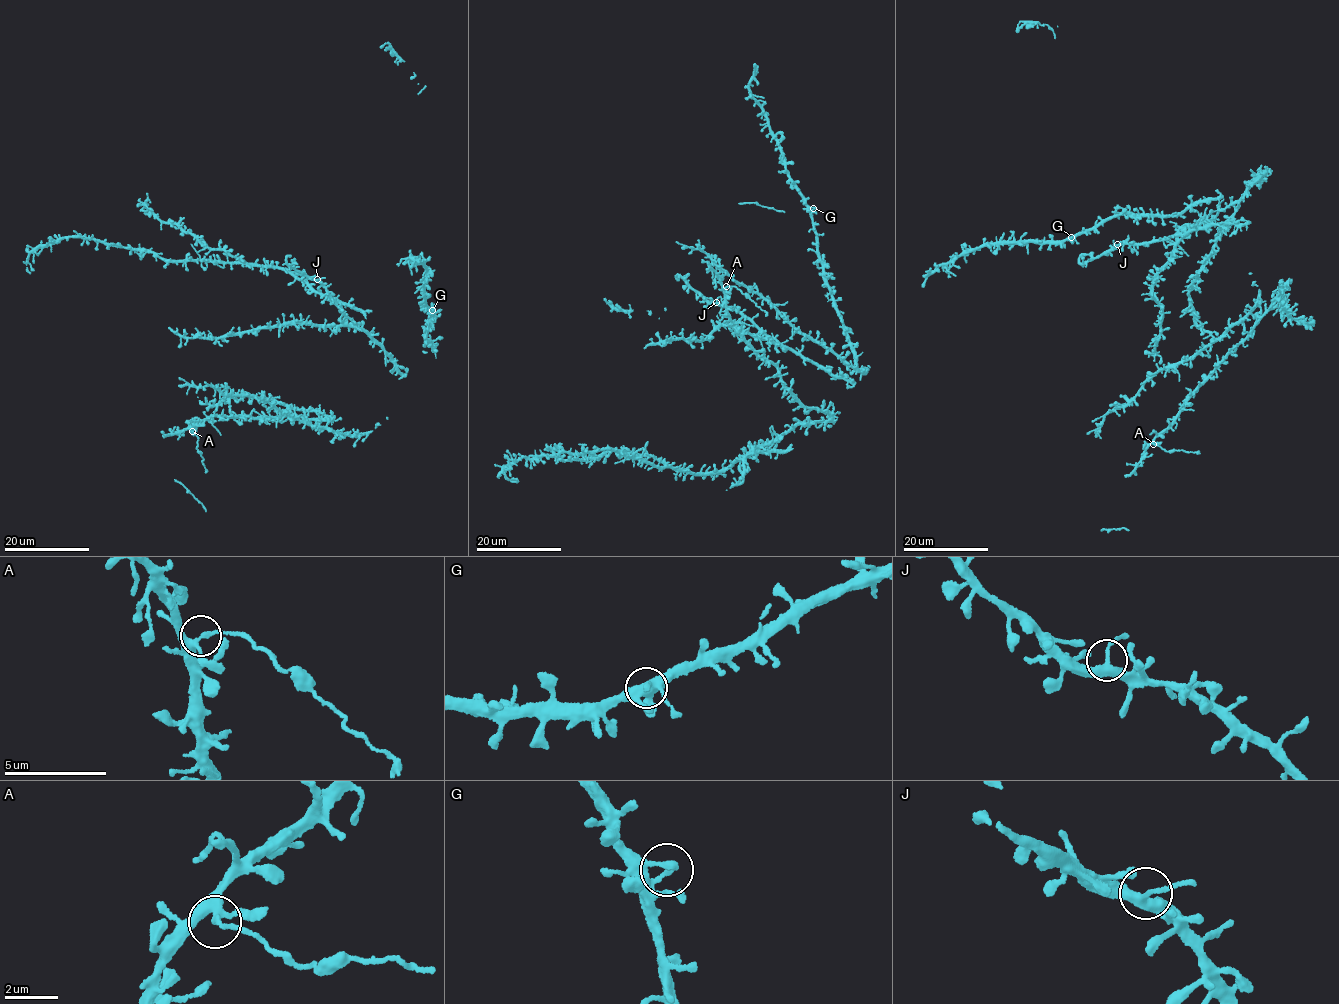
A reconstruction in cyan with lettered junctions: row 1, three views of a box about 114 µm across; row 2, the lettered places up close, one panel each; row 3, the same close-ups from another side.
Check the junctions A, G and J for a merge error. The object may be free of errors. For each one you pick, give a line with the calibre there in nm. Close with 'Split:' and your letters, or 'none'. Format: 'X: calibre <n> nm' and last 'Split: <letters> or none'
A: calibre 240 nm
Split: A

